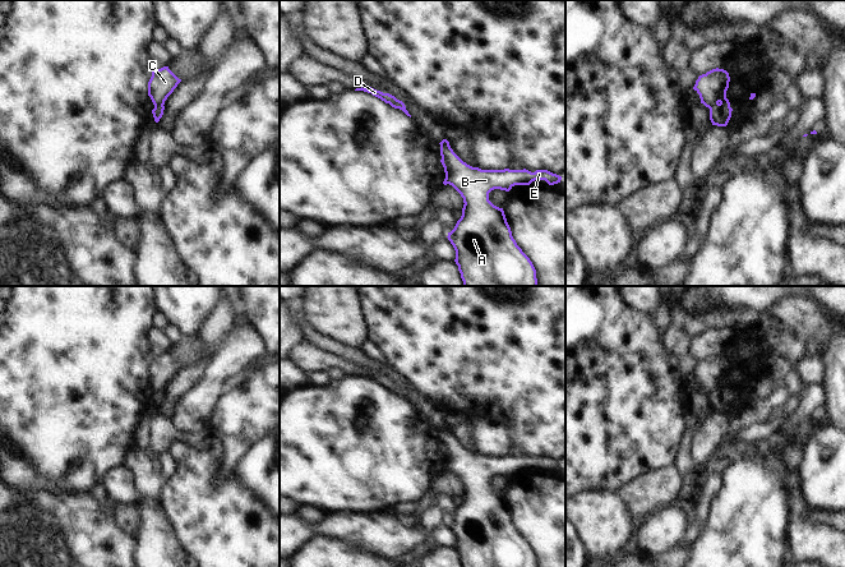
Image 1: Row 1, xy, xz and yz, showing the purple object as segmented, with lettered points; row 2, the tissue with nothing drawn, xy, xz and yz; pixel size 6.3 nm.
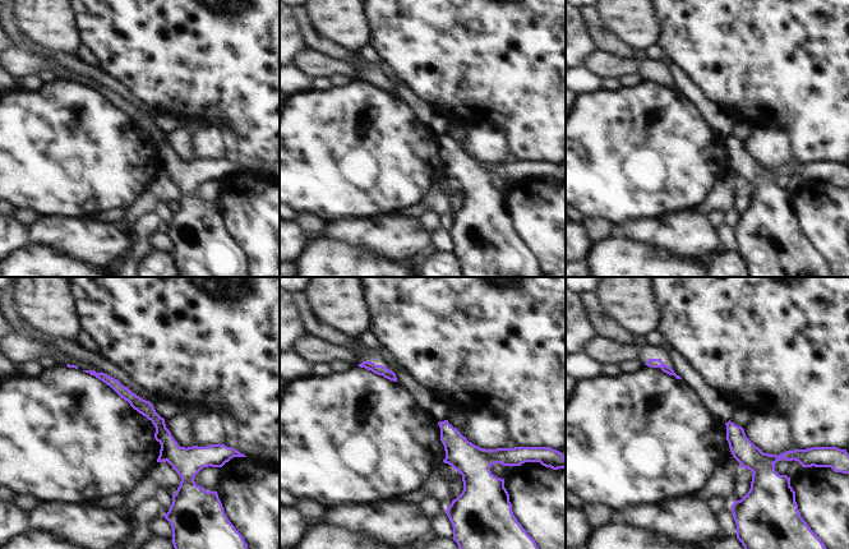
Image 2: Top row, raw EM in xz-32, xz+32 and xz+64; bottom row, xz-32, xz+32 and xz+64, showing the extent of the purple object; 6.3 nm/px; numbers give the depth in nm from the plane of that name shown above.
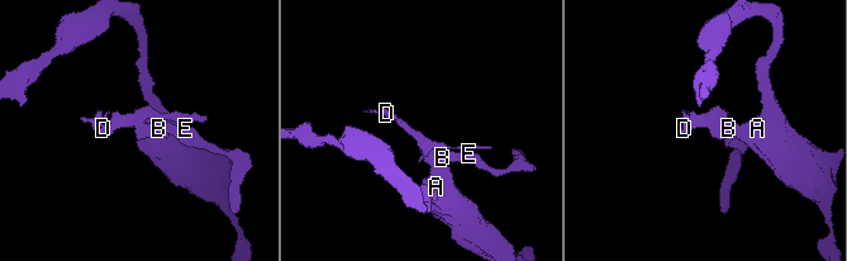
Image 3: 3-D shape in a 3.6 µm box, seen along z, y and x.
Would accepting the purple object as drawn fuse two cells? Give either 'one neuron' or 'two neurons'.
two neurons

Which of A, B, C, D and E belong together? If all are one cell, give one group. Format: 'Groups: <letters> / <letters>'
Groups: A B E / C D.

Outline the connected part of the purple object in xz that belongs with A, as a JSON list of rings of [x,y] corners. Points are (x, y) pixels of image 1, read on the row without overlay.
[[[449,430],[440,432],[440,442],[444,458],[449,462],[448,470],[461,480],[465,489],[461,504],[447,522],[456,536],[454,548],[462,567],[537,567],[532,548],[512,522],[503,494],[489,487],[489,479],[494,475],[509,478],[514,471],[530,471],[535,466],[554,471],[560,469],[562,462],[548,456],[481,456],[463,448]]]

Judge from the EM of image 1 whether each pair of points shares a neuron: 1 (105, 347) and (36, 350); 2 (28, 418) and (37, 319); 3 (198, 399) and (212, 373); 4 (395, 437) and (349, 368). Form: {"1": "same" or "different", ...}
{"1": "same", "2": "same", "3": "same", "4": "different"}

